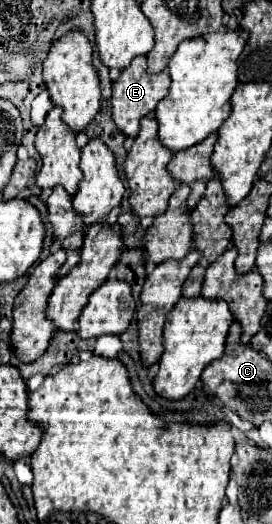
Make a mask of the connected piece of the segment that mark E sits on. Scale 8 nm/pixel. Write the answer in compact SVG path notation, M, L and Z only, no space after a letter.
M137 56L133 62L121 72L121 76L113 84L113 96L111 96L111 108L113 108L113 122L119 126L119 130L125 136L137 136L139 132L139 120L155 110L155 106L161 102L163 96L167 96L171 76L167 70L159 74L147 72L147 56Z

